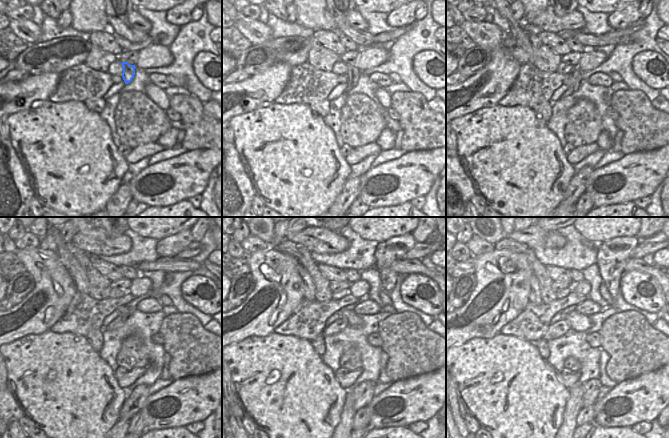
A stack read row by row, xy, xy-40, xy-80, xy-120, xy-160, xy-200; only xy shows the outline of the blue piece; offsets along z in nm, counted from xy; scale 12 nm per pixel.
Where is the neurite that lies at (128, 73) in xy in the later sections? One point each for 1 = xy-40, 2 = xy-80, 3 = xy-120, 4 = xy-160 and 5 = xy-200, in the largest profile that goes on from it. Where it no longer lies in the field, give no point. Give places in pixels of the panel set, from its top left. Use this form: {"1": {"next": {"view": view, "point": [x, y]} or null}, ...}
{"1": {"next": {"view": "xy-40", "point": [353, 73]}}, "2": {"next": {"view": "xy-80", "point": [576, 74]}}, "3": {"next": {"view": "xy-120", "point": [119, 321]}}, "4": {"next": {"view": "xy-160", "point": [337, 326]}}, "5": {"next": {"view": "xy-200", "point": [559, 328]}}}

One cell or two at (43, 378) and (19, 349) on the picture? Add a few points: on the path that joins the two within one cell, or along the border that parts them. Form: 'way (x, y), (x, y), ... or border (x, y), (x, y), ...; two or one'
way (41, 371), (26, 356); one

